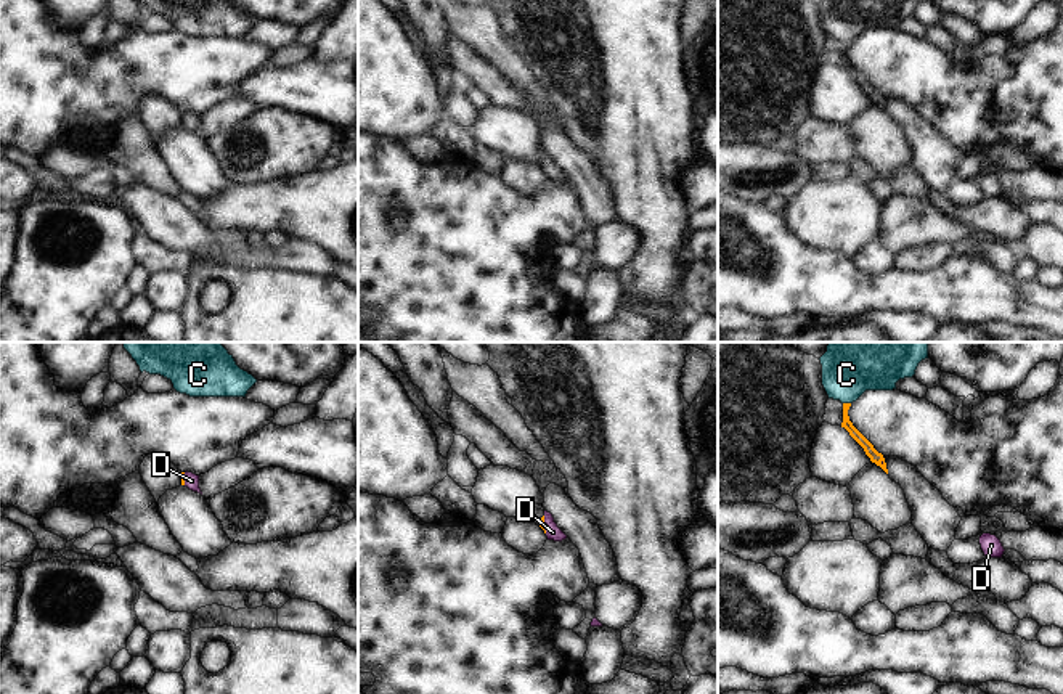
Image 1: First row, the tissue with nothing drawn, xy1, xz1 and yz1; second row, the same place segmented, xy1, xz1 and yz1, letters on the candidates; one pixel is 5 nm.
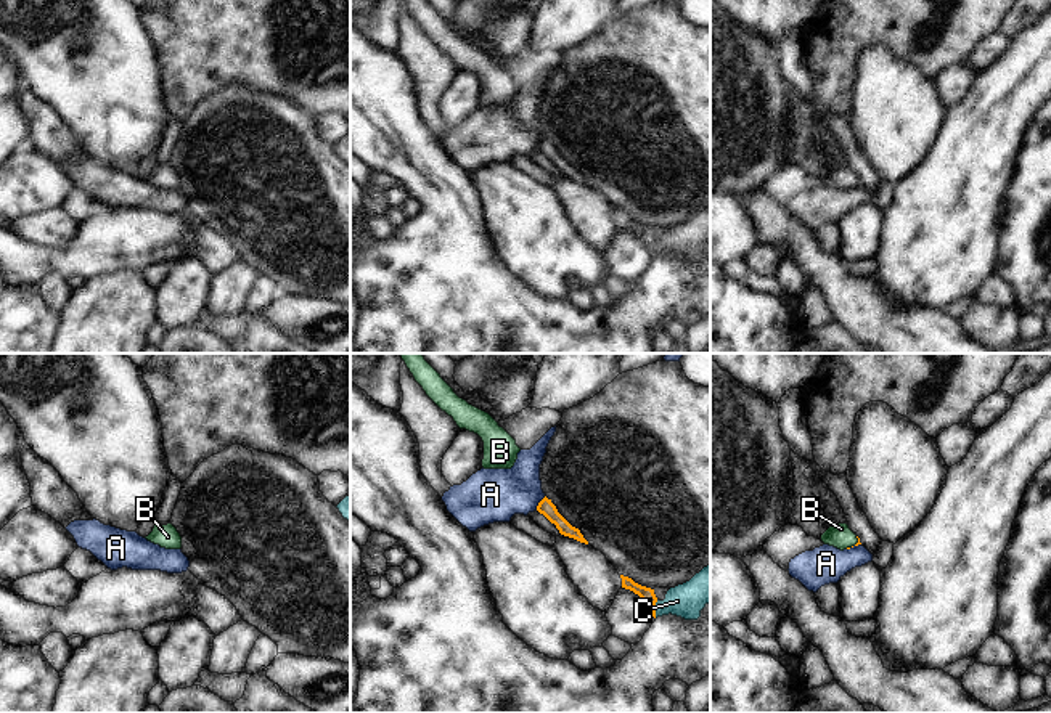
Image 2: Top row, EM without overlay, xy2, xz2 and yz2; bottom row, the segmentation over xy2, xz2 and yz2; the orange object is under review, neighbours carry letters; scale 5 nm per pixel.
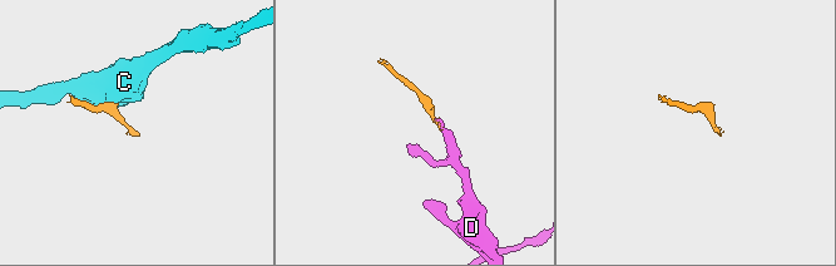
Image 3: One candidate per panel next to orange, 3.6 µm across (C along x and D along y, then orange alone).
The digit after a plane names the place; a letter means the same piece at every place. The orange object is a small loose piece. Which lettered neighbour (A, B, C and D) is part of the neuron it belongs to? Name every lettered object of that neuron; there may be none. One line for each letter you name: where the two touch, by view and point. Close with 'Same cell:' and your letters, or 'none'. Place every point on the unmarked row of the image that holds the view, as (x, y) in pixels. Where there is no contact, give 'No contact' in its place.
B: Touches orange at yz2 (852, 187)
D: Touches orange at xz1 (543, 164)
Same cell: B, D

